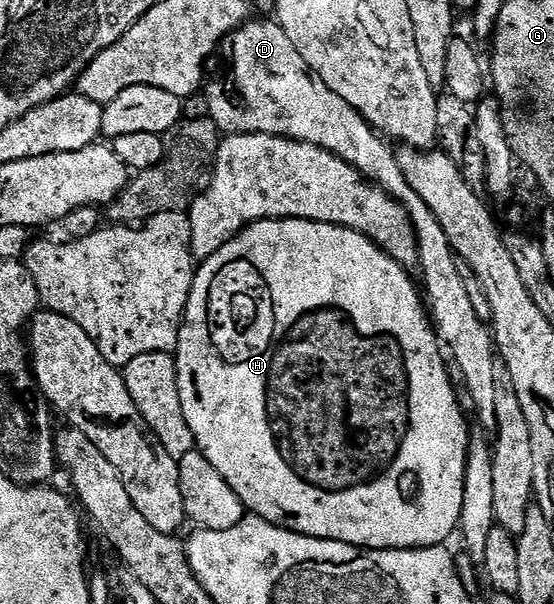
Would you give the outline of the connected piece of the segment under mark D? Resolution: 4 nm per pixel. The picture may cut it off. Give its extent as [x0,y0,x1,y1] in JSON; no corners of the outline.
[209,18,499,430]

